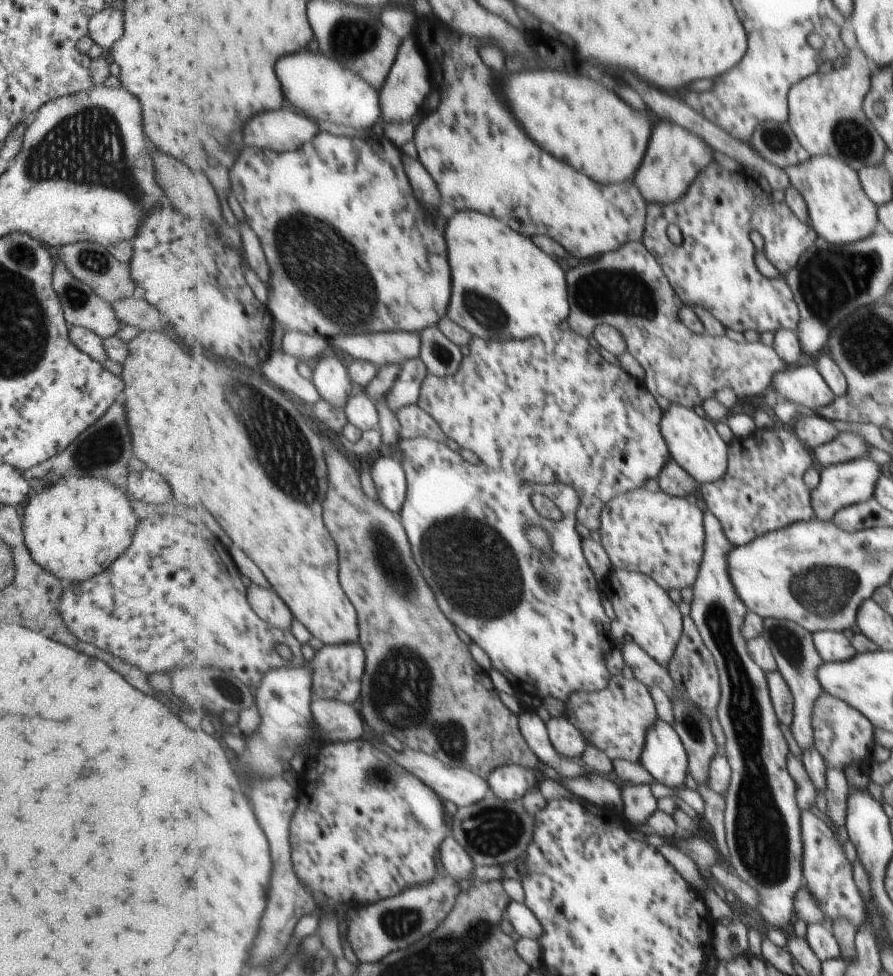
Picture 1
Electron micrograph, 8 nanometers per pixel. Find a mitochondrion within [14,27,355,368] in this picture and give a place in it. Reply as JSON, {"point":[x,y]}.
{"point":[86,147]}

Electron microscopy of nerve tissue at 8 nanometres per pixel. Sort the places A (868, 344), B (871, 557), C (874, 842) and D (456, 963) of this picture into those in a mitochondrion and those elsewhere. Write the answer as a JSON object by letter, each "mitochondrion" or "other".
{"A":"mitochondrion","B":"mitochondrion","C":"other","D":"mitochondrion"}

